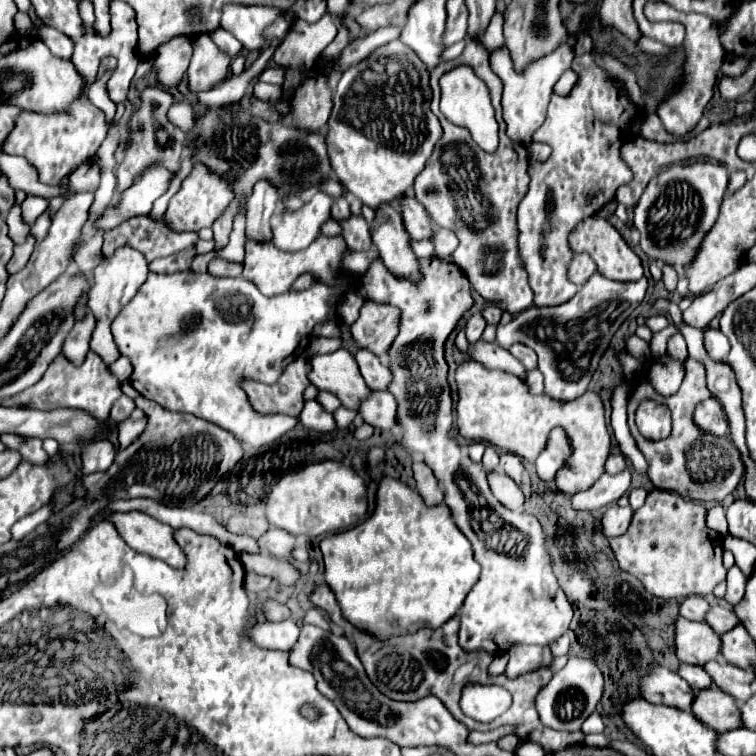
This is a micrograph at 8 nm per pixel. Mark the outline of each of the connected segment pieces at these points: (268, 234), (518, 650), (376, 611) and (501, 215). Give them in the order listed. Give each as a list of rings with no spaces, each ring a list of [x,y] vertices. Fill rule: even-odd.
[[[261,180],[253,188],[253,196],[249,198],[247,204],[247,238],[255,242],[271,242],[273,232],[271,232],[271,216],[277,208],[279,194],[277,188],[273,188],[269,182]]]
[[[513,646],[509,652],[507,676],[519,676],[521,672],[531,672],[533,668],[549,666],[553,656],[549,646]]]
[[[383,476],[377,484],[373,514],[355,528],[325,536],[321,540],[321,552],[325,580],[337,596],[343,616],[357,624],[357,628],[373,632],[373,636],[397,636],[397,632],[413,632],[427,624],[429,628],[439,628],[459,612],[481,572],[471,542],[455,526],[451,510],[445,504],[427,506],[417,490],[389,476]]]
[[[470,40],[463,53],[456,62],[441,62],[435,70],[431,70],[431,88],[433,88],[433,114],[439,118],[443,126],[443,138],[439,140],[437,148],[433,150],[433,156],[427,160],[425,170],[415,180],[415,194],[417,200],[425,206],[425,210],[431,214],[431,220],[439,228],[449,228],[457,234],[459,246],[453,252],[455,264],[465,272],[471,286],[489,302],[505,306],[511,314],[521,312],[533,304],[533,290],[527,282],[527,272],[523,266],[523,260],[519,256],[517,246],[517,206],[527,194],[529,186],[529,174],[527,174],[527,154],[523,146],[513,146],[507,138],[506,123],[503,120],[501,98],[503,84],[499,76],[493,74],[489,64],[490,53],[480,43]],[[457,64],[473,64],[473,70],[485,84],[489,86],[491,101],[495,109],[495,117],[499,124],[499,148],[493,154],[487,154],[481,150],[469,130],[459,128],[441,114],[439,110],[439,78],[455,68]],[[475,156],[475,160],[473,160]],[[473,166],[479,172],[477,188],[481,192],[481,198],[489,200],[493,214],[473,214]]]

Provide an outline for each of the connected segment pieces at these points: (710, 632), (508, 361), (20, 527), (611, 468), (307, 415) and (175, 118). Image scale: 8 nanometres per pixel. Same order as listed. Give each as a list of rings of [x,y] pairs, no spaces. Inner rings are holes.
[[[677,618],[677,658],[685,664],[703,666],[721,654],[721,636],[707,622]]]
[[[479,340],[479,344],[469,344],[469,350],[467,354],[477,360],[479,364],[483,364],[485,368],[491,368],[491,370],[505,370],[505,372],[511,372],[519,378],[525,380],[527,376],[527,368],[505,348],[493,344],[493,342],[485,342],[485,340]]]
[[[51,504],[43,506],[41,510],[37,510],[35,514],[29,514],[25,518],[21,518],[15,526],[13,526],[13,540],[23,540],[29,532],[33,532],[41,522],[45,522],[51,516]]]
[[[611,454],[611,456],[607,458],[607,462],[605,462],[605,472],[607,472],[607,474],[619,474],[619,472],[623,472],[623,470],[625,470],[625,458]]]
[[[317,400],[305,402],[305,408],[301,412],[301,422],[305,428],[317,430],[317,432],[329,432],[337,428],[333,414],[327,412]]]
[[[187,102],[173,104],[173,106],[169,108],[167,116],[169,116],[169,122],[175,124],[177,128],[181,128],[183,132],[189,132],[189,128],[193,128],[195,112],[193,112],[193,108],[191,108]]]

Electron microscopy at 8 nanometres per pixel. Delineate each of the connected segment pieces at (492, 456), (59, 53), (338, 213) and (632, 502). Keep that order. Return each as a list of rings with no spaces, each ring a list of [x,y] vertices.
[[[487,446],[485,448],[485,454],[483,454],[483,468],[487,472],[493,472],[497,468],[497,464],[499,464],[499,454],[495,452],[493,446]]]
[[[39,24],[39,26],[35,26],[33,36],[41,38],[41,40],[49,46],[49,50],[51,50],[51,54],[53,54],[53,56],[63,58],[63,60],[71,60],[75,44],[73,44],[73,40],[71,40],[67,34],[57,32],[57,30],[55,30],[55,28],[51,28],[51,26]]]
[[[337,198],[333,204],[333,220],[347,220],[351,216],[347,198]]]
[[[645,486],[631,488],[631,490],[629,490],[629,506],[631,506],[633,510],[641,508],[641,506],[643,506],[643,502],[645,502],[645,496],[647,496],[647,490],[645,490]]]

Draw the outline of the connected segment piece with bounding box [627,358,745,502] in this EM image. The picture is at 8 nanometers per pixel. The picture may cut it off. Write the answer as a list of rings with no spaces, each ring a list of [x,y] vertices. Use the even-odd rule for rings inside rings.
[[[695,358],[685,360],[685,378],[683,378],[681,388],[673,396],[659,396],[647,376],[641,376],[639,382],[635,384],[635,388],[627,400],[629,430],[637,442],[637,448],[641,450],[641,454],[645,456],[645,460],[649,464],[647,478],[653,482],[653,486],[665,488],[671,492],[679,492],[681,496],[689,496],[699,502],[721,502],[739,484],[741,476],[745,474],[745,464],[743,464],[741,454],[735,448],[735,444],[729,438],[717,438],[717,436],[701,432],[699,426],[693,422],[693,408],[701,400],[707,400],[711,396],[713,394],[707,390],[707,384],[705,384],[705,366]],[[645,398],[661,400],[663,404],[669,406],[669,410],[673,414],[673,430],[665,440],[659,440],[659,442],[647,440],[641,436],[641,432],[635,426],[637,404]]]

